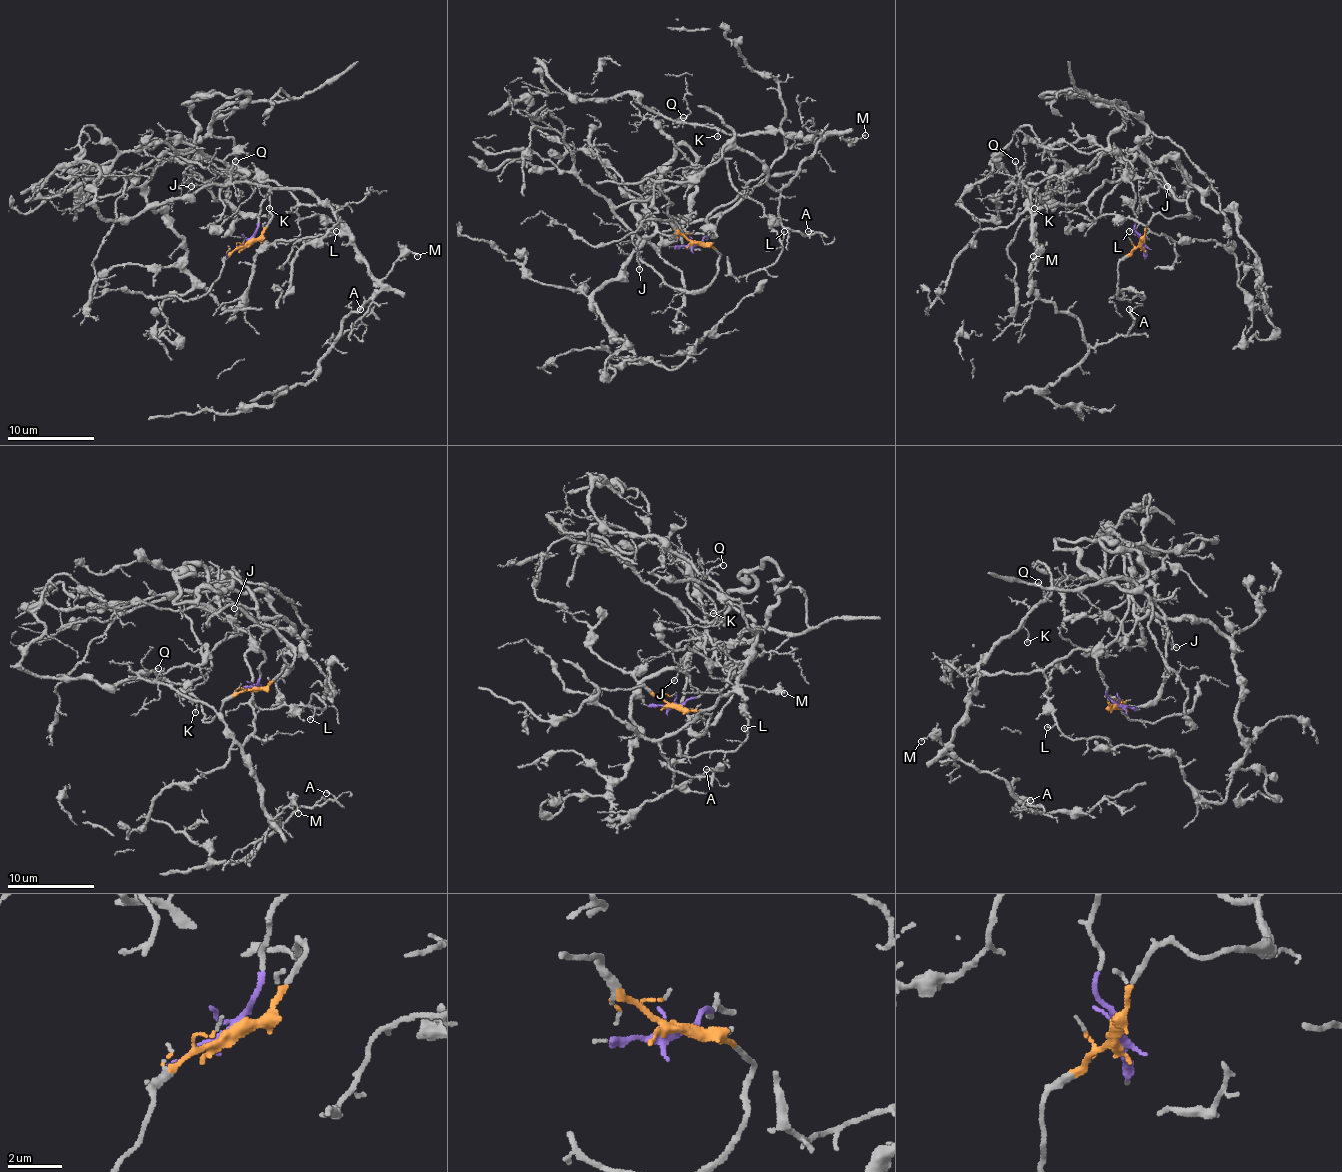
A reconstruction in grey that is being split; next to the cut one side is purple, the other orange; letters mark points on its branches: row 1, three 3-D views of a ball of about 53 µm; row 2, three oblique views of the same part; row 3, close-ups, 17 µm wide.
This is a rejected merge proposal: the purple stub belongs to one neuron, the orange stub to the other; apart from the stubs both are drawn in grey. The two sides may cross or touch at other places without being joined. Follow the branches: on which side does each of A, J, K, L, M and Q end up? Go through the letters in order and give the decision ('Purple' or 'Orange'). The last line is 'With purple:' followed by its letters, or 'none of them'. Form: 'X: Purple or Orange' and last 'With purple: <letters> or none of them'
A: Purple
J: Orange
K: Purple
L: Purple
M: Purple
Q: Purple
With purple: A, K, L, M, Q

